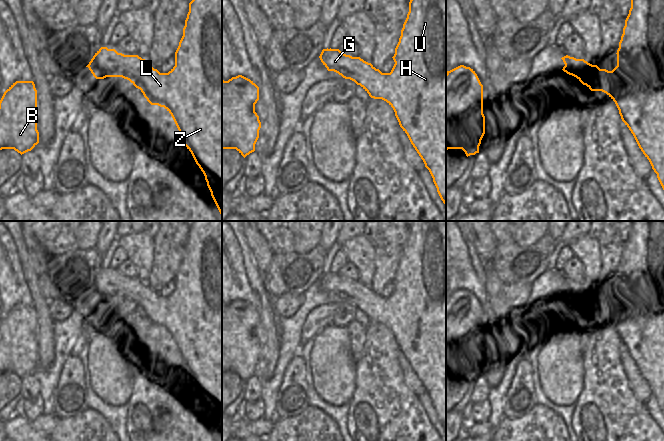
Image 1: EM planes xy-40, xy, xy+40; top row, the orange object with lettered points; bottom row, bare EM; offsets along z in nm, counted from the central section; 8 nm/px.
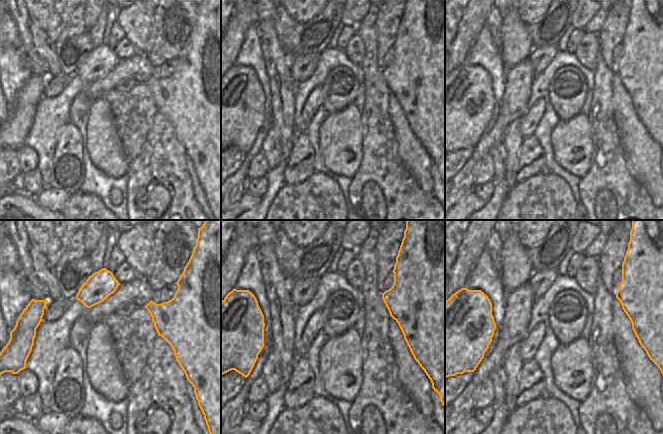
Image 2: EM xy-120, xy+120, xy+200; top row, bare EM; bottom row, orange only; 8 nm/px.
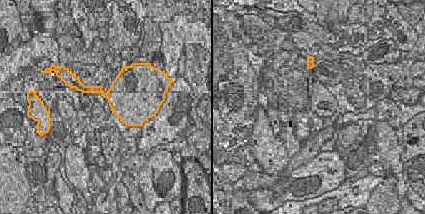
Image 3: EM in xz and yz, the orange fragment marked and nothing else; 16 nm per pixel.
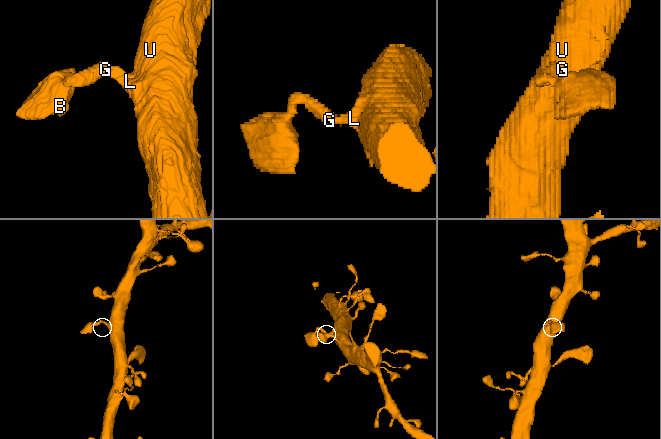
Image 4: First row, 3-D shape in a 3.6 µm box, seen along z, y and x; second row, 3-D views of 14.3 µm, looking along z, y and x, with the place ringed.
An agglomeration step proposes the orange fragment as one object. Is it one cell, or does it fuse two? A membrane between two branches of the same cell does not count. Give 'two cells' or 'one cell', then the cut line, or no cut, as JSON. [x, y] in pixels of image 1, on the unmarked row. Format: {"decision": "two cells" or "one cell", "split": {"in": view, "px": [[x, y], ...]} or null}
{"decision": "one cell", "split": null}

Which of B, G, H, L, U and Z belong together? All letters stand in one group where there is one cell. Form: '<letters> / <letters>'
B G H L U Z

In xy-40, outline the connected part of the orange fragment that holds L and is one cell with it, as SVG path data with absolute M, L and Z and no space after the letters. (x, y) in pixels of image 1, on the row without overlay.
M193 221L193 224L189 227L189 236L185 244L183 260L175 276L175 290L168 297L160 297L145 283L142 283L138 279L124 279L122 277L118 277L115 273L108 273L107 271L101 271L86 291L89 292L96 303L104 303L106 301L122 301L129 304L136 312L141 314L144 321L151 329L164 331L171 338L183 362L184 369L191 376L196 388L203 396L207 410L211 416L211 420L222 440L222 221Z

